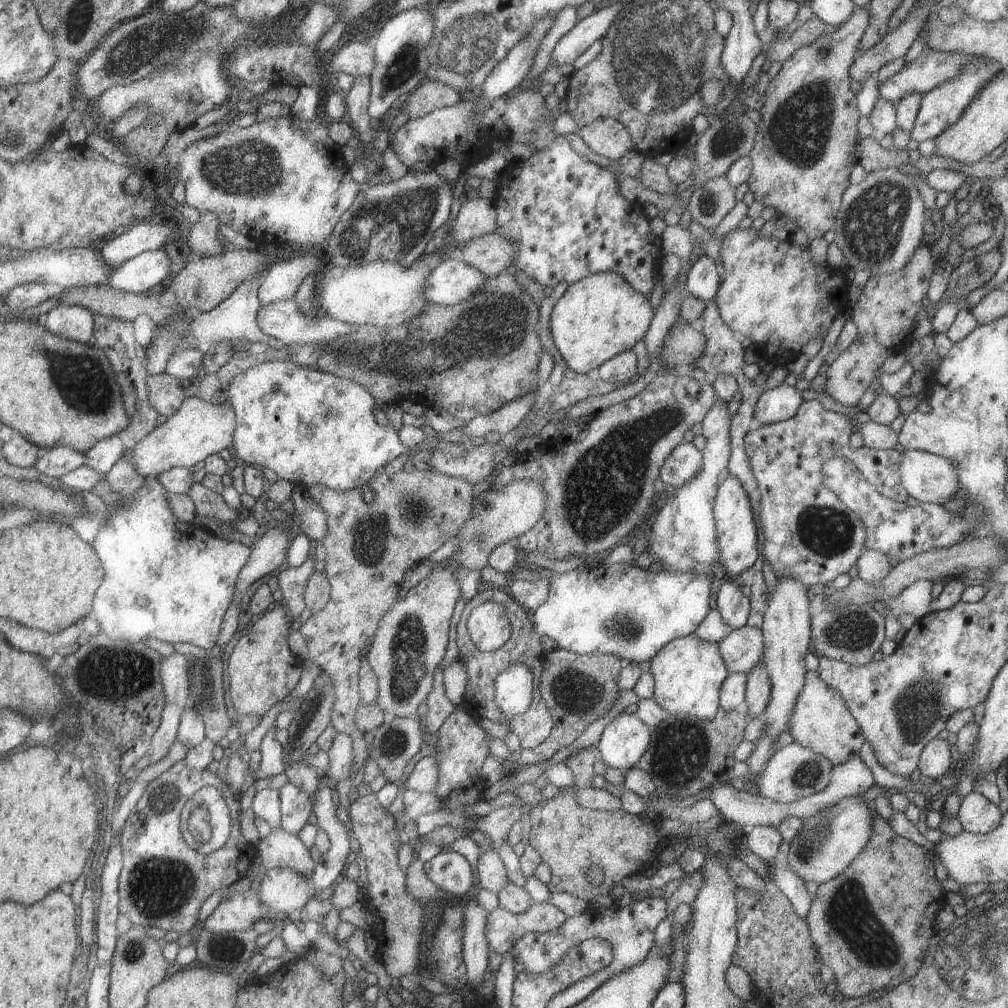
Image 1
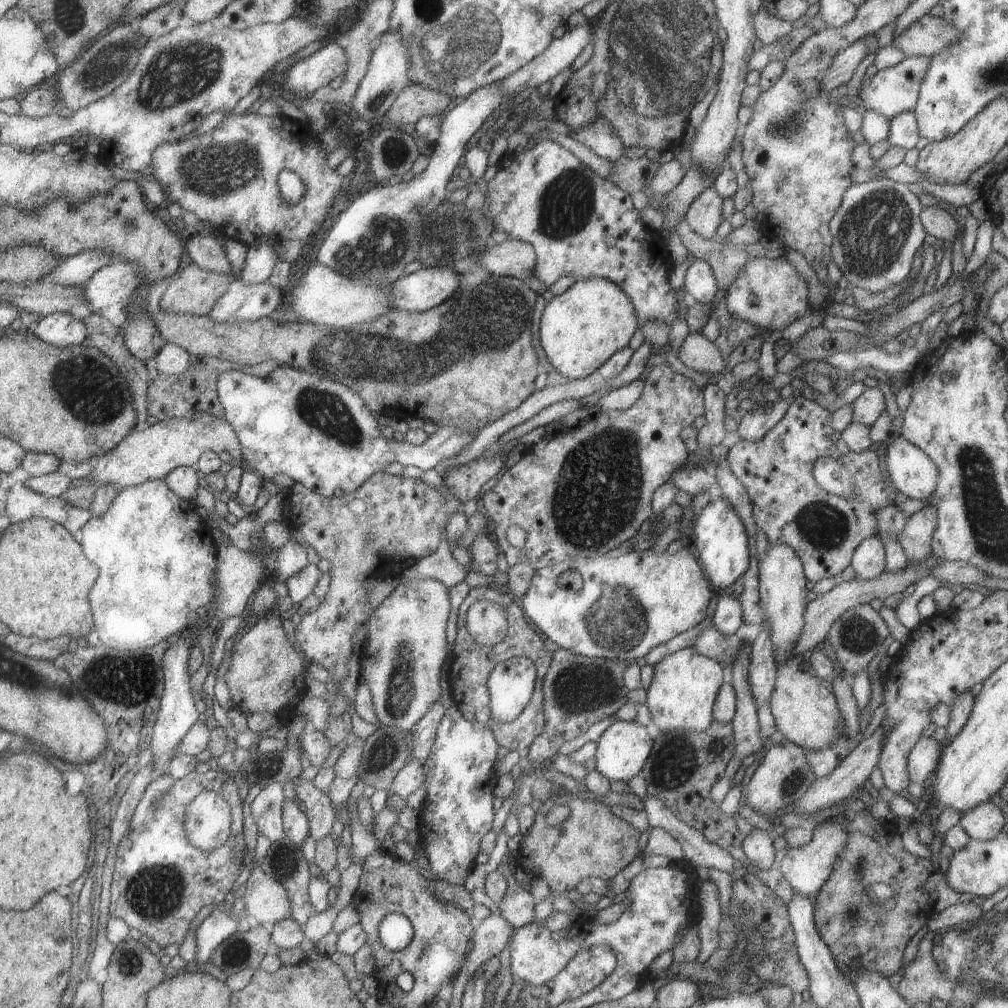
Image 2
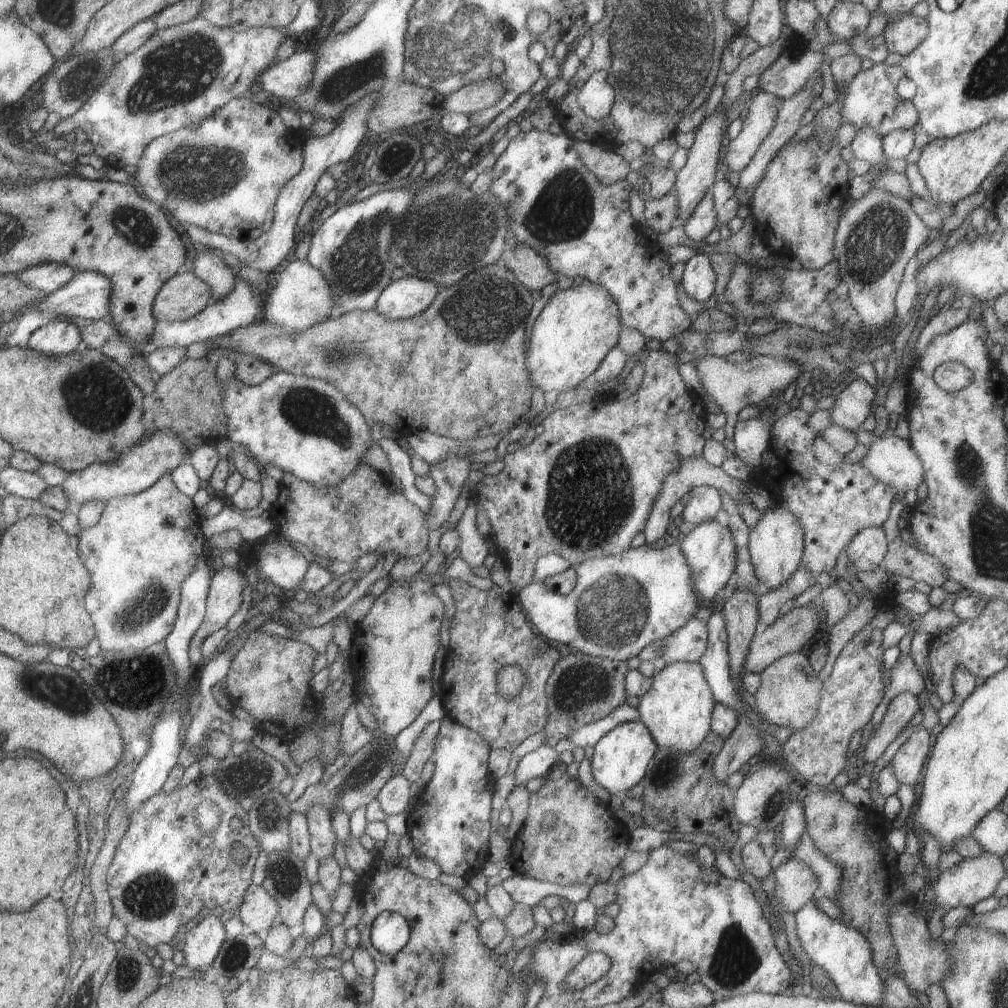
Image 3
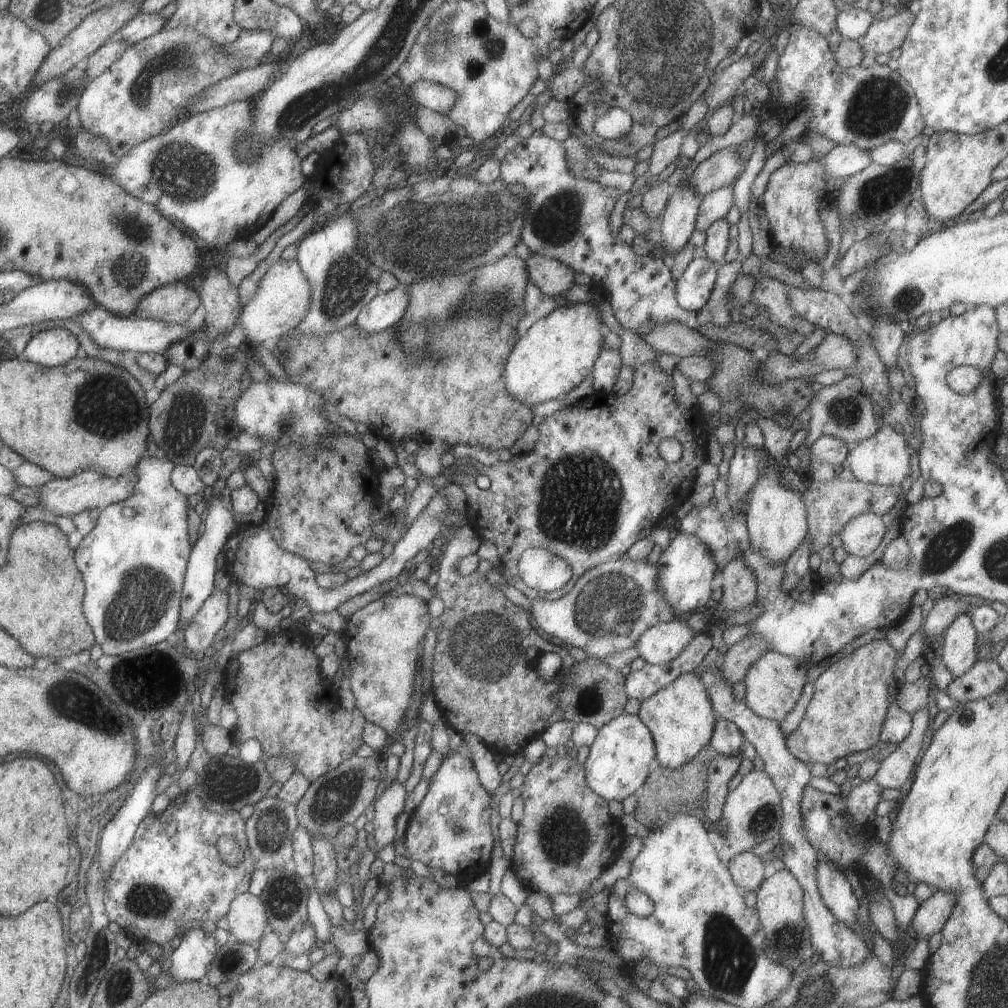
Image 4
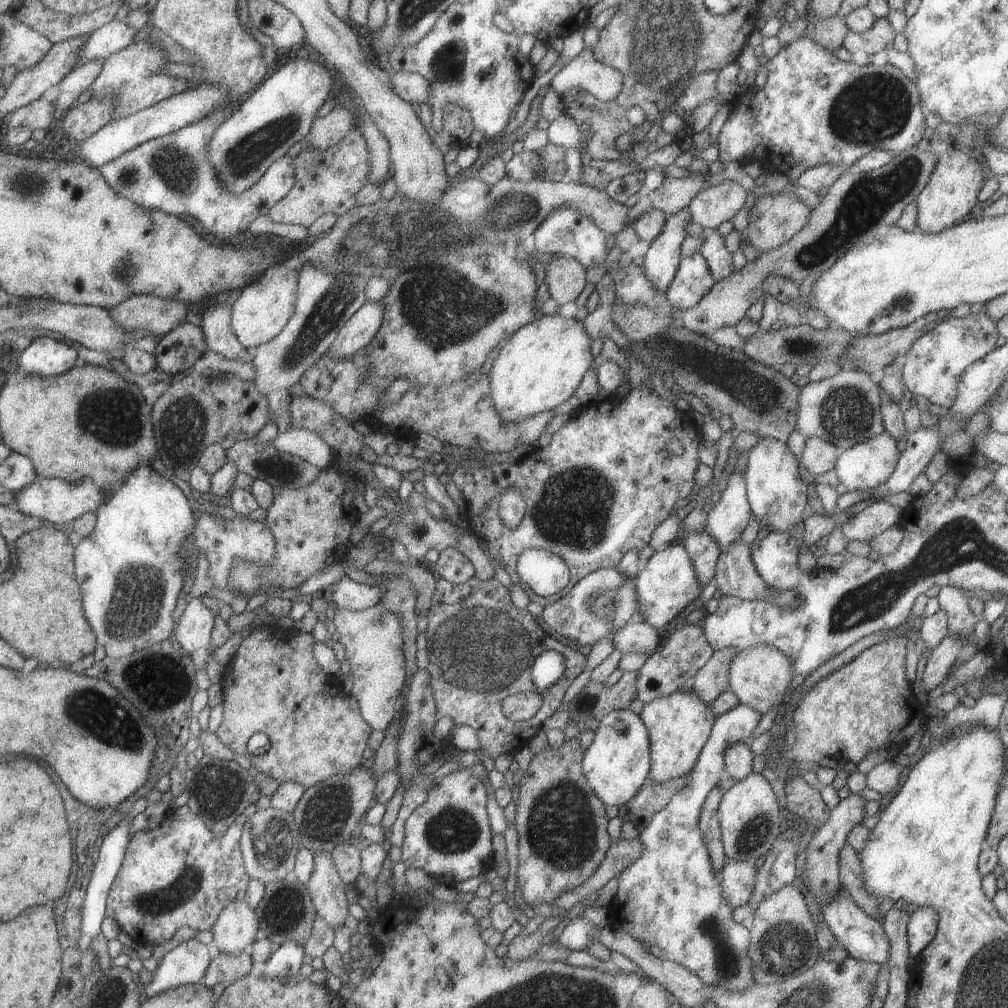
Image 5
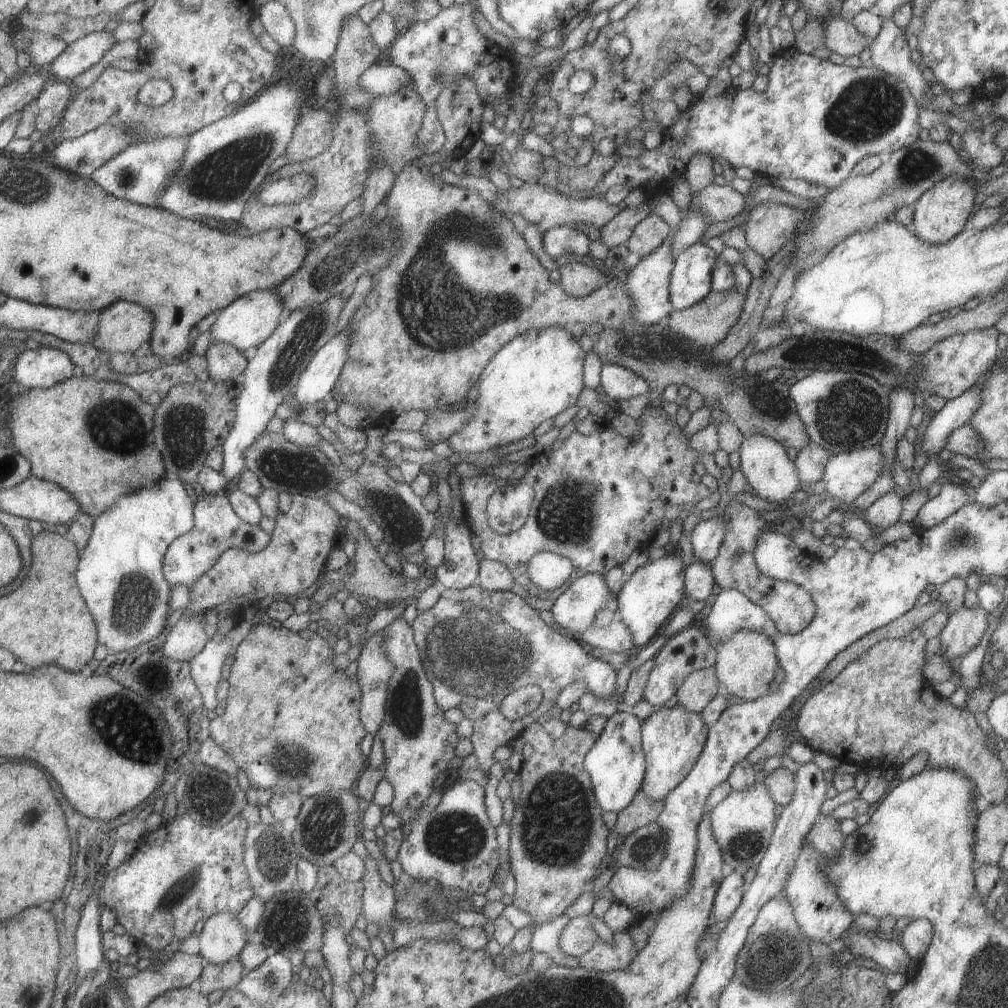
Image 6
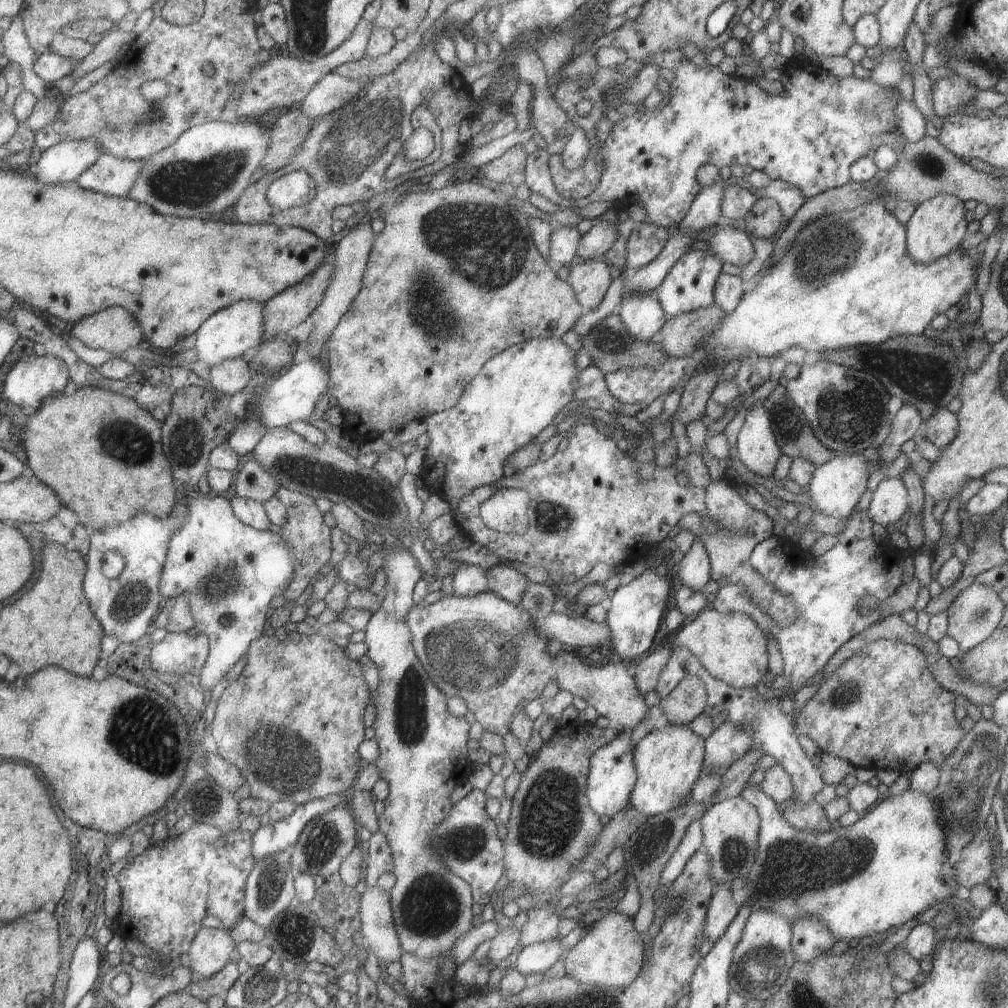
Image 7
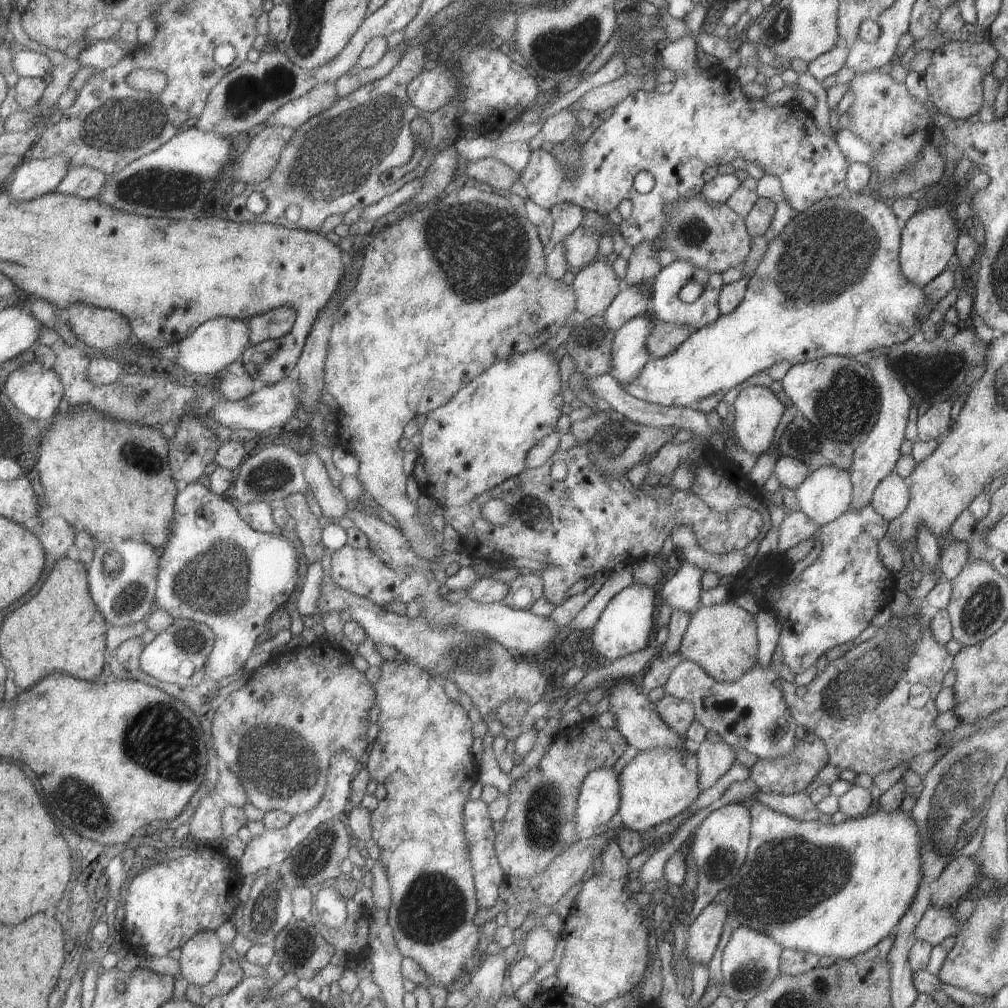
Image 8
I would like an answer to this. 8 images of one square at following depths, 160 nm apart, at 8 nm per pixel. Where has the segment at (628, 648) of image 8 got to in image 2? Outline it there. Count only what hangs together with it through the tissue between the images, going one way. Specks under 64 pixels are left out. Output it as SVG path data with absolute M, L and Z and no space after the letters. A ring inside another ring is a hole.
M718 497L699 507L698 518L693 527L691 550L697 558L704 575L715 588L725 588L741 577L749 566L748 538L745 525L727 499Z

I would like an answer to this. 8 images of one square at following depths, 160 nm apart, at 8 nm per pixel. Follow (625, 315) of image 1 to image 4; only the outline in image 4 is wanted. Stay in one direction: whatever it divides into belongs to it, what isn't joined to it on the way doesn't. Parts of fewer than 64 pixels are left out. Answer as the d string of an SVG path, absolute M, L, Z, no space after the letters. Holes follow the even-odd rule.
M569 303L557 306L546 316L539 318L529 326L523 336L517 338L514 347L508 354L503 378L507 392L518 401L534 407L541 402L562 398L592 372L595 359L601 352L604 339L604 326L601 323L597 307L591 303Z

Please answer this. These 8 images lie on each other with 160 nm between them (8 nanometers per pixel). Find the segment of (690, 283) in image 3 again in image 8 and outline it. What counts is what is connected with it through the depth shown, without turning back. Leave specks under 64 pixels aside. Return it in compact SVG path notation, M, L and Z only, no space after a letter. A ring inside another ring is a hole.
M677 259L667 266L660 268L657 276L652 282L652 291L650 292L648 311L655 319L666 323L679 323L695 327L696 330L702 326L711 324L719 315L717 299L719 291L724 284L721 283L721 274L711 272L699 267L693 266L690 262ZM690 280L697 281L702 287L698 298L690 303L683 303L677 297L678 290Z

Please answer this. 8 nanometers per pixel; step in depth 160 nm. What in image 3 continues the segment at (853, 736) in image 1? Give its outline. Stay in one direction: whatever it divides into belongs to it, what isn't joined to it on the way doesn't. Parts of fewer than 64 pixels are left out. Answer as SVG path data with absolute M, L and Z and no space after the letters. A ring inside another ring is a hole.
M797 651L784 654L760 673L760 685L750 702L754 702L762 717L772 725L785 727L791 733L805 728L816 715L822 681L811 668L808 658Z

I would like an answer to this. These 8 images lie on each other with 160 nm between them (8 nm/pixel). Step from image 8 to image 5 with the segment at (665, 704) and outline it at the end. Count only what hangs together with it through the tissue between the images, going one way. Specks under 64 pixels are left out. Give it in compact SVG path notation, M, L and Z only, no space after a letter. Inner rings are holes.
M725 647L713 651L709 660L697 669L691 690L709 704L718 694L727 690L729 667L739 649Z

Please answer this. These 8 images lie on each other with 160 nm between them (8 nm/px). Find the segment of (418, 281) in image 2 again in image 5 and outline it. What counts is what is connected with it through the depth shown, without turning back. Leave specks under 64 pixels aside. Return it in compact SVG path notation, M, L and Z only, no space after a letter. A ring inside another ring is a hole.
M365 301L357 312L345 322L334 341L330 341L327 353L343 358L363 349L377 334L383 320L384 304L381 301Z

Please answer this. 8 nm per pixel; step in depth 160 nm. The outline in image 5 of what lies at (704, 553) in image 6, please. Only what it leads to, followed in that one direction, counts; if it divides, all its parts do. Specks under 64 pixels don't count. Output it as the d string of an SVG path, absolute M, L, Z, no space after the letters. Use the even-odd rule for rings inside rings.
M733 469L717 491L720 499L706 512L704 531L724 548L739 537L750 518L744 474Z

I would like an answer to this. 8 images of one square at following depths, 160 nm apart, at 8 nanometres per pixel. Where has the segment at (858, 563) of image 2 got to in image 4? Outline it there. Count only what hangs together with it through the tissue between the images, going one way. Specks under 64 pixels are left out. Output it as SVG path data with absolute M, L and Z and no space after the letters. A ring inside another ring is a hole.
M873 513L851 517L840 532L844 550L853 556L869 556L879 546L886 525L886 518Z

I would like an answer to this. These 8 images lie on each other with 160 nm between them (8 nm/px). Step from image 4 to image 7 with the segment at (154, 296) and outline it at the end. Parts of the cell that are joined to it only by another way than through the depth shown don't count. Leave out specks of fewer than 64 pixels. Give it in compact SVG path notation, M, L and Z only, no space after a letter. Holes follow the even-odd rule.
M110 306L75 324L71 334L89 348L102 348L119 354L133 346L144 345L144 332L126 308Z

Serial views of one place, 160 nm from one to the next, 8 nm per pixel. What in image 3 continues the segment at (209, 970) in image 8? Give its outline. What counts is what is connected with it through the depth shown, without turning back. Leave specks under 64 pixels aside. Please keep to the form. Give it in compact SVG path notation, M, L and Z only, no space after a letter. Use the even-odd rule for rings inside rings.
M250 884L242 896L238 916L245 930L264 933L277 921L279 905L263 885Z

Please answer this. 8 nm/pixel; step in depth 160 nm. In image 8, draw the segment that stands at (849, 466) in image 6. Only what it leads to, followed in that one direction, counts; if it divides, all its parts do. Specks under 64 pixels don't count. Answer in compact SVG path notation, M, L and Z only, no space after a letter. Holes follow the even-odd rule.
M833 465L820 466L810 471L794 494L798 510L821 528L850 508L850 471Z

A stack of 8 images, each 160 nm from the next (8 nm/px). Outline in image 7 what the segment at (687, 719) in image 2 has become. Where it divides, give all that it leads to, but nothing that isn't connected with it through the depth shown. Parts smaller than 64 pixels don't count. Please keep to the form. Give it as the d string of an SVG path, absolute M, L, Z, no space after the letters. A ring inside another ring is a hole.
M668 722L648 732L632 750L636 783L630 794L629 806L647 817L679 806L689 796L694 782L700 776L704 754L704 738L695 734L688 725Z

